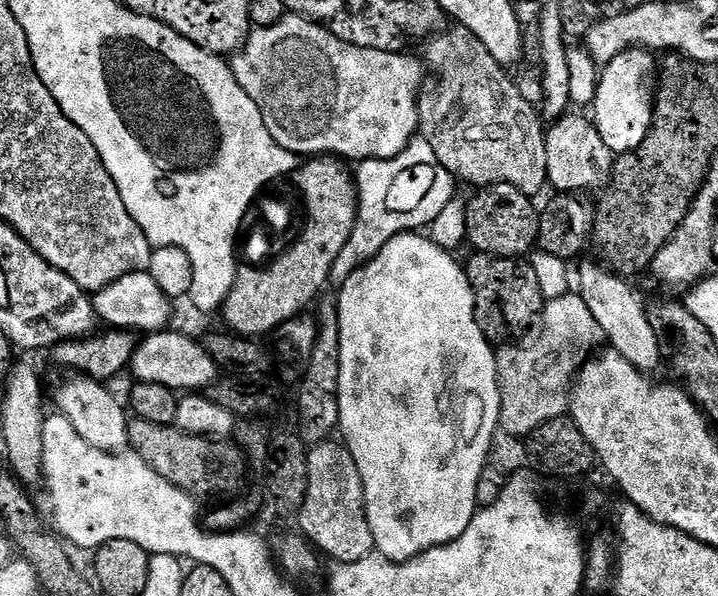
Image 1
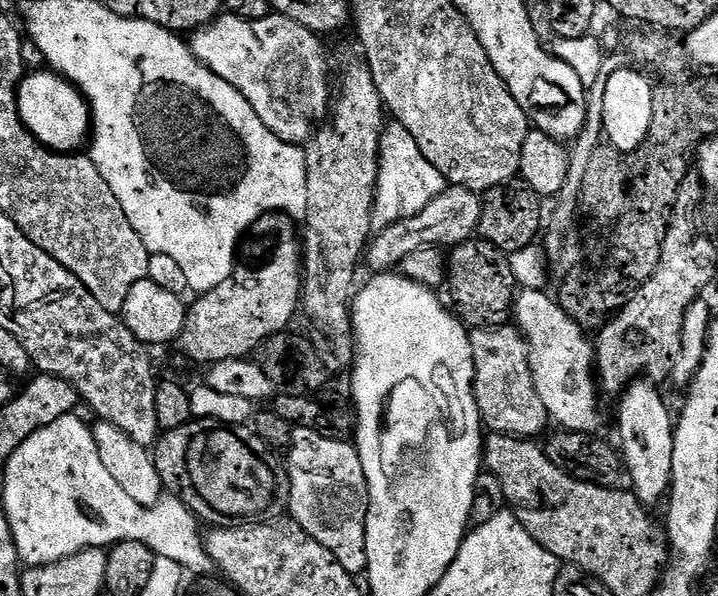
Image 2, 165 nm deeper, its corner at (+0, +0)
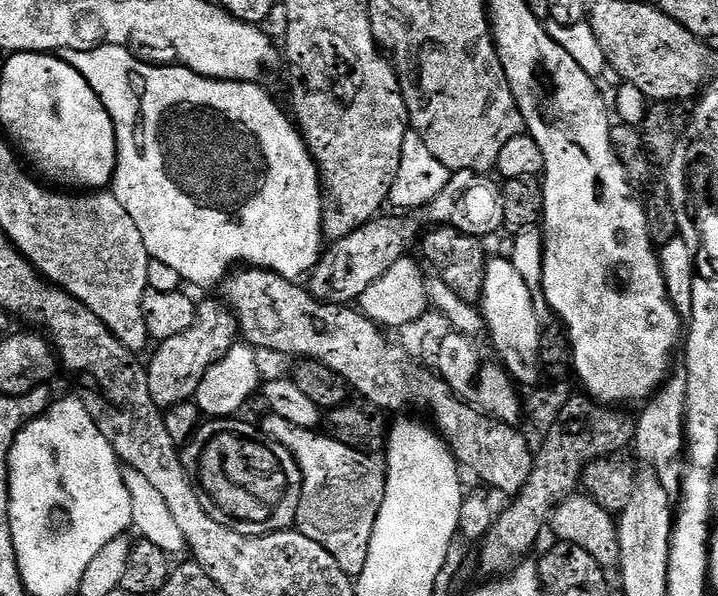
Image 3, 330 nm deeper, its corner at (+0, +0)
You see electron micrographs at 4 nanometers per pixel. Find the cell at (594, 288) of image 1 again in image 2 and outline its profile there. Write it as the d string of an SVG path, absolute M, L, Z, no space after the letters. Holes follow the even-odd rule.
M641 378L628 385L622 393L620 404L619 451L626 469L627 479L632 479L631 491L646 506L653 506L669 495L674 466L674 416L668 413L668 404L660 397L655 383Z

